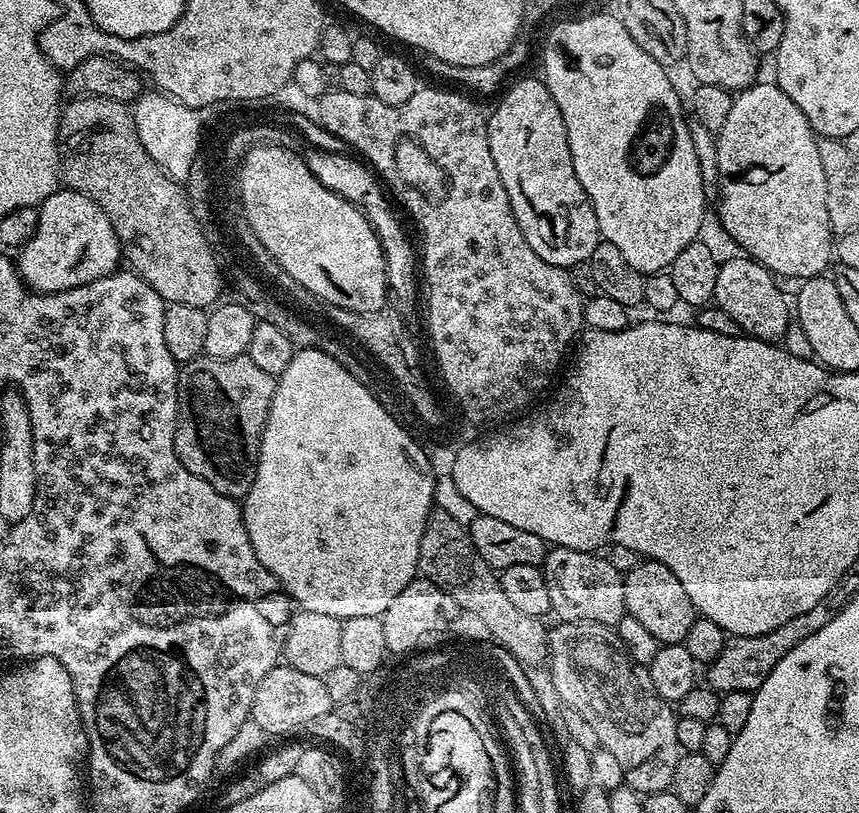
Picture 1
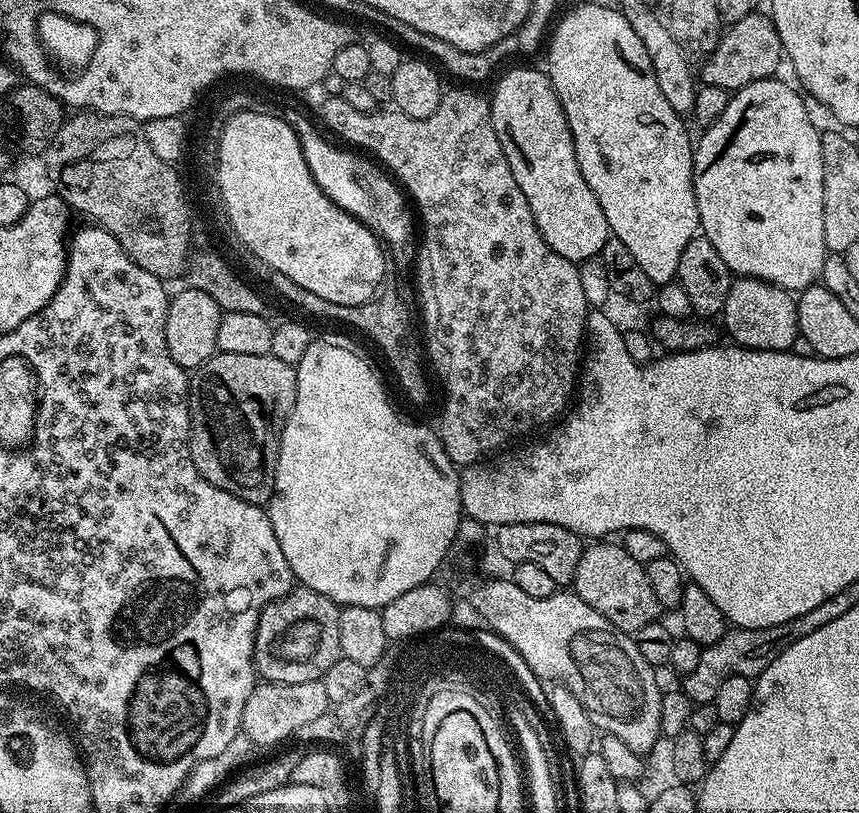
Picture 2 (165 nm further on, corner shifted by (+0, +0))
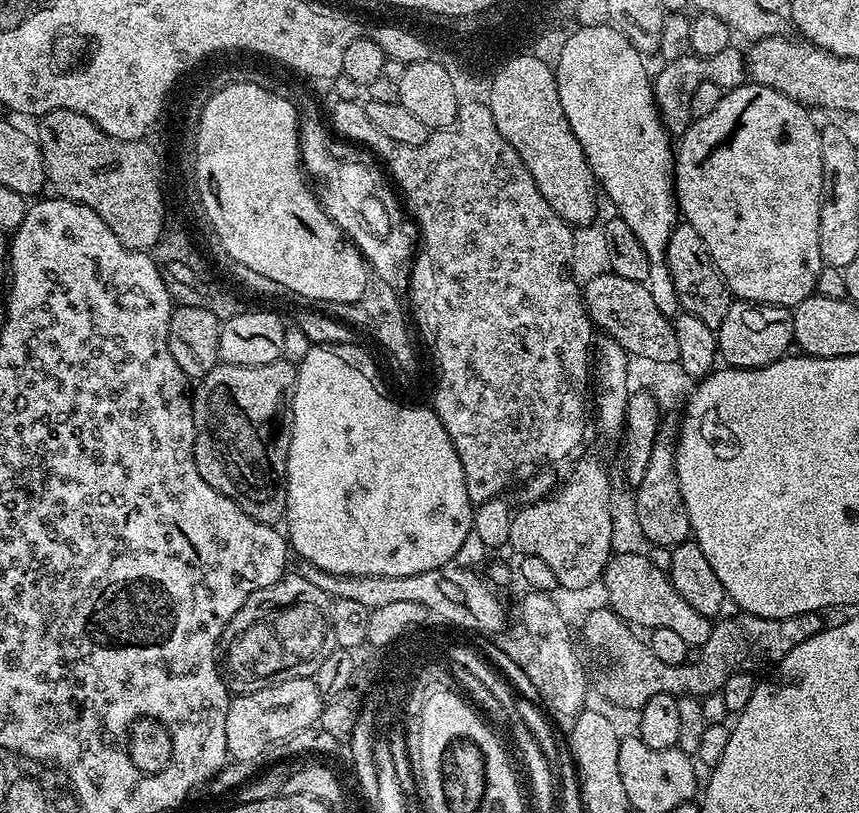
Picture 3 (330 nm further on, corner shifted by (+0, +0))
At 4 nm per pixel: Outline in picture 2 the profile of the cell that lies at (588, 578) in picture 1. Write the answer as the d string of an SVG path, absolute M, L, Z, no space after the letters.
M589 543L578 562L578 570L574 570L571 587L586 606L594 606L602 618L623 632L635 634L642 630L642 626L655 624L661 619L662 606L654 594L654 586L650 586L648 569L626 554L623 543Z

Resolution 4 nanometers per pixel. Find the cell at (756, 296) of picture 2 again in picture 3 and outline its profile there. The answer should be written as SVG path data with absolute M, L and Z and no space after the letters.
M733 299L726 318L716 329L716 347L721 361L729 368L761 368L773 364L793 347L792 313L777 304L755 304Z

